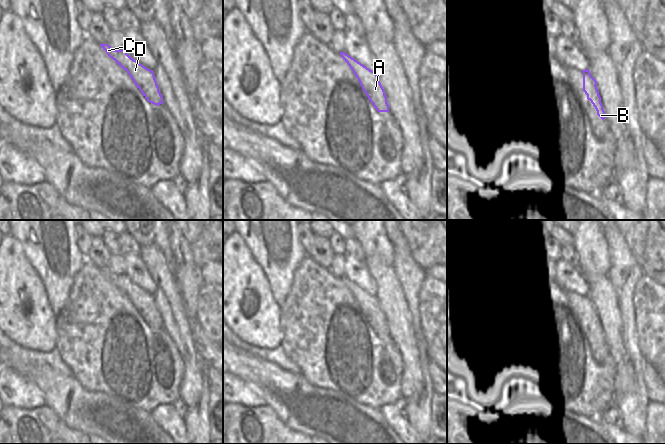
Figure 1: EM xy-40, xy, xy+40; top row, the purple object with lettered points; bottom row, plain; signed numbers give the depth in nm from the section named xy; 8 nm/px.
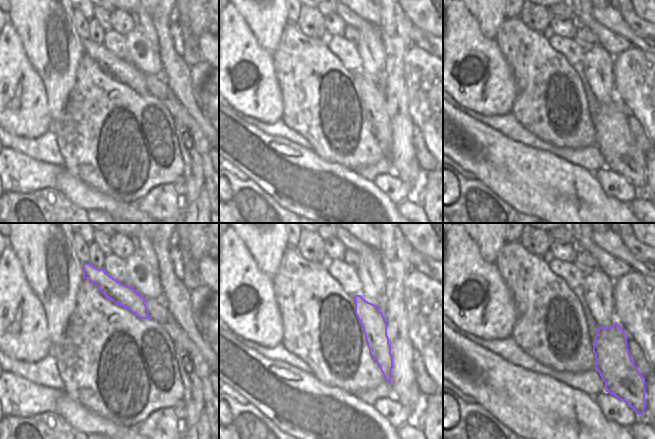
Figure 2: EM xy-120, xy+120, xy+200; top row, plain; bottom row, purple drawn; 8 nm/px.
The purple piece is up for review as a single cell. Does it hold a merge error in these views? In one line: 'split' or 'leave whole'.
leave whole

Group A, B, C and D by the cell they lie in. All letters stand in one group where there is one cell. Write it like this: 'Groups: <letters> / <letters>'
Groups: A B C D.

